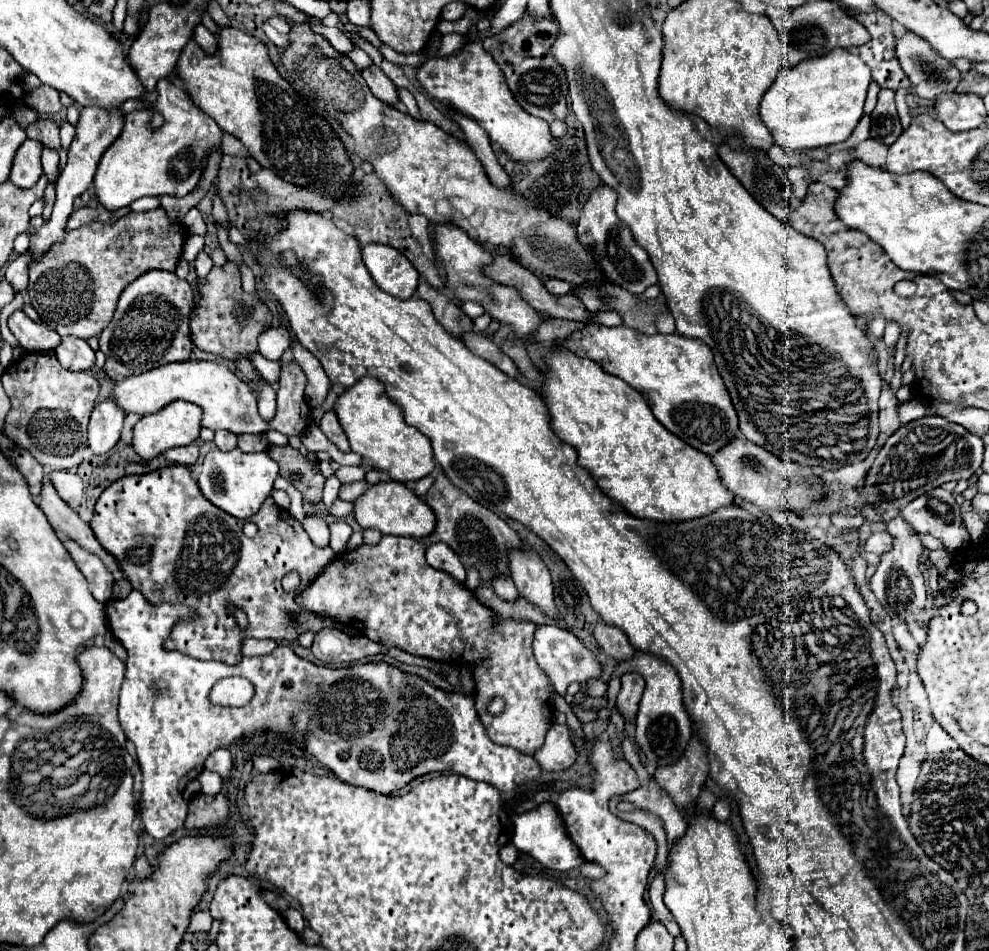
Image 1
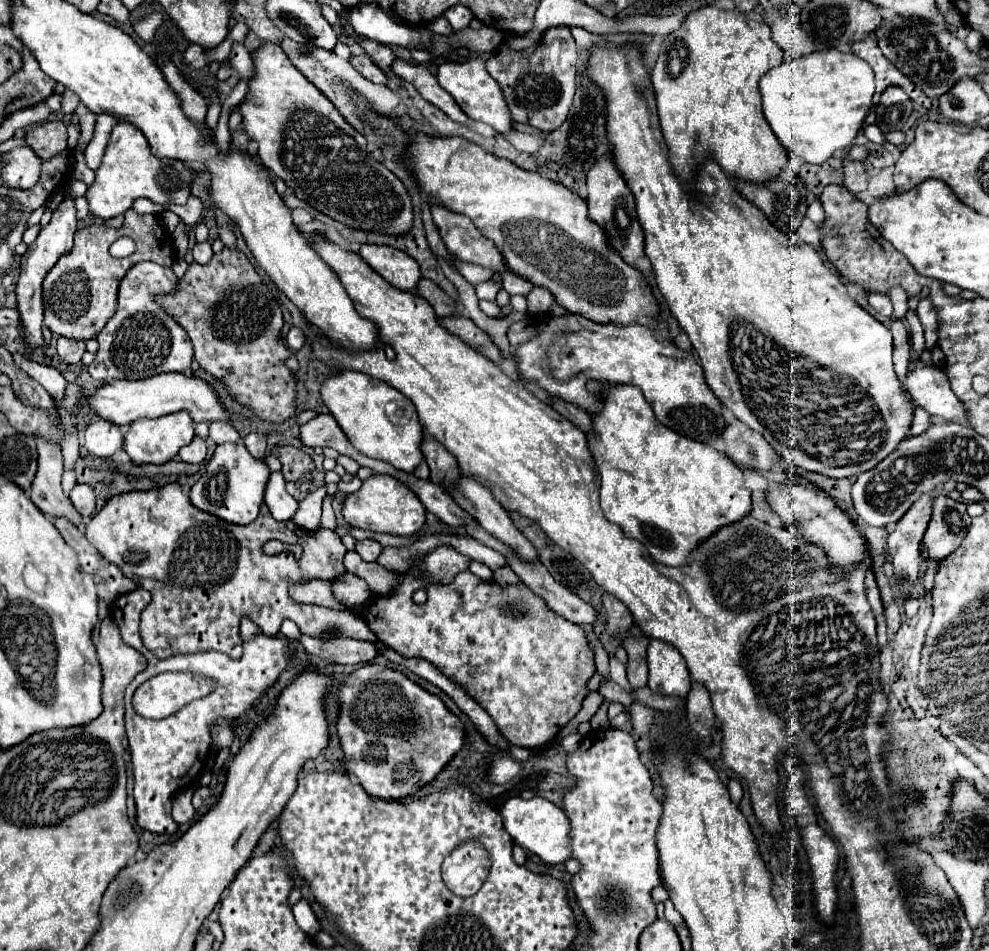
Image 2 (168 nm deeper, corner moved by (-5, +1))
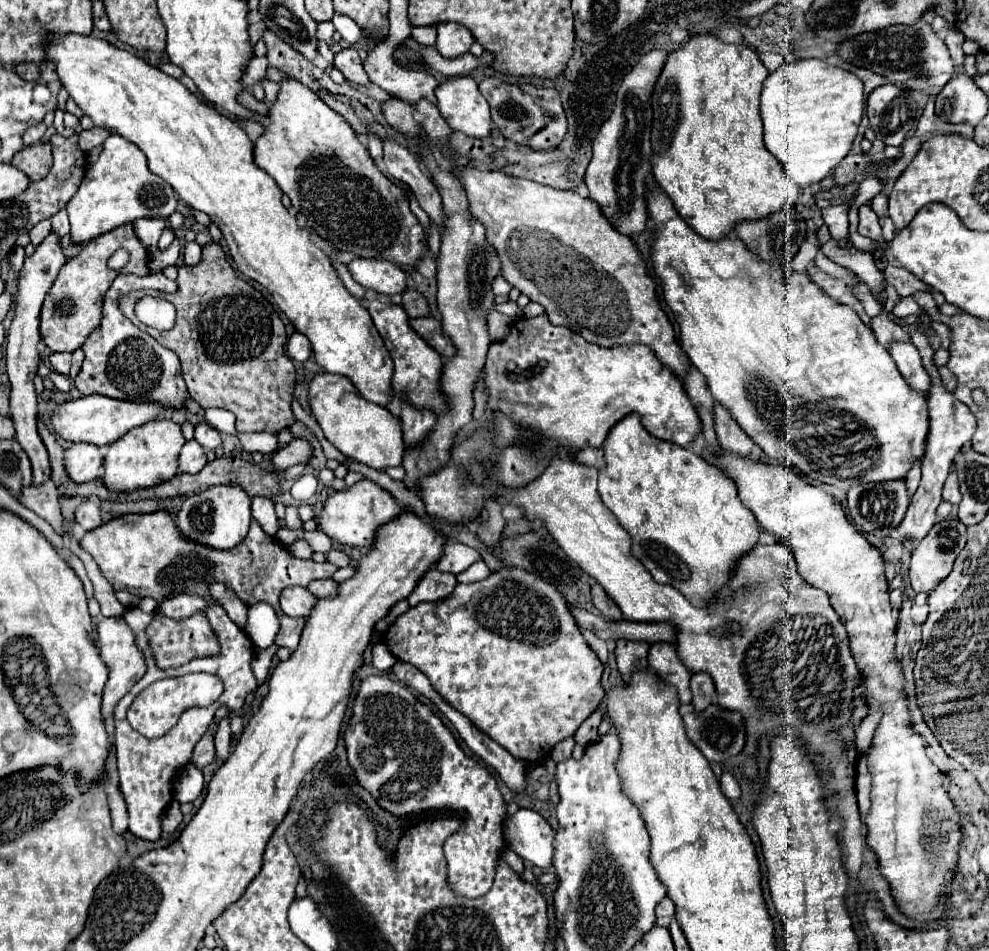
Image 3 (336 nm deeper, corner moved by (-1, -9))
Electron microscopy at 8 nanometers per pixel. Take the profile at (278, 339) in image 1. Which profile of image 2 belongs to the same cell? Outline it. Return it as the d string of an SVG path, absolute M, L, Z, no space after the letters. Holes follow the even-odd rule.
M292 327L292 329L288 331L288 335L286 335L286 347L288 347L292 353L296 353L302 345L304 345L304 333L302 333L298 327Z

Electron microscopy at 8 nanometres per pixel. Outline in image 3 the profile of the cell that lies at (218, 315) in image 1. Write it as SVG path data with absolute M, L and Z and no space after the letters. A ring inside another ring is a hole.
M214 241L202 245L202 261L194 267L180 265L178 267L178 291L162 293L162 291L130 291L120 297L120 311L144 333L154 337L160 345L174 351L182 363L182 375L188 387L190 397L202 407L218 407L232 411L236 415L236 429L242 433L280 433L282 429L292 427L292 393L294 393L294 365L286 357L286 329L270 301L256 291L250 283L240 279L232 265L226 261L222 247ZM142 297L158 297L176 305L178 319L170 331L156 331L152 327L142 325L134 315L134 305Z

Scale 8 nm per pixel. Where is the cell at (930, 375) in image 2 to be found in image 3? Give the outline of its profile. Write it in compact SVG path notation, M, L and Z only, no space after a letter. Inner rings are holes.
M892 341L888 345L888 353L892 355L902 375L906 377L908 385L912 385L912 389L926 393L930 387L930 377L926 377L926 371L922 369L922 359L918 357L918 349L914 349L914 345L910 343Z

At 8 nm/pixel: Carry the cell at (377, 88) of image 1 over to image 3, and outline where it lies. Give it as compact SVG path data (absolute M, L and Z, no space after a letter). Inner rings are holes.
M342 49L340 53L334 55L334 67L338 71L342 71L342 75L350 81L350 83L358 83L358 85L368 85L368 75L362 67L362 59L358 55L356 49Z

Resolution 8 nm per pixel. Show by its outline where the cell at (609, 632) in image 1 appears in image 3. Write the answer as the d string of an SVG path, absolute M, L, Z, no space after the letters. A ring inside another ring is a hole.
M592 583L592 585L590 585L590 591L592 591L592 603L594 603L594 607L596 607L604 617L614 619L614 621L622 619L620 607L606 595L606 591L602 589L600 583Z

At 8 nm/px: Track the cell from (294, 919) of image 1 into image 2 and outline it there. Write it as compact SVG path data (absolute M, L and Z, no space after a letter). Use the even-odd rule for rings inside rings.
M300 899L300 901L292 907L292 911L294 911L294 919L296 919L298 927L300 927L304 933L314 935L314 933L320 931L318 919L316 919L316 915L314 915L314 911L310 909L310 905L308 905L306 899Z

